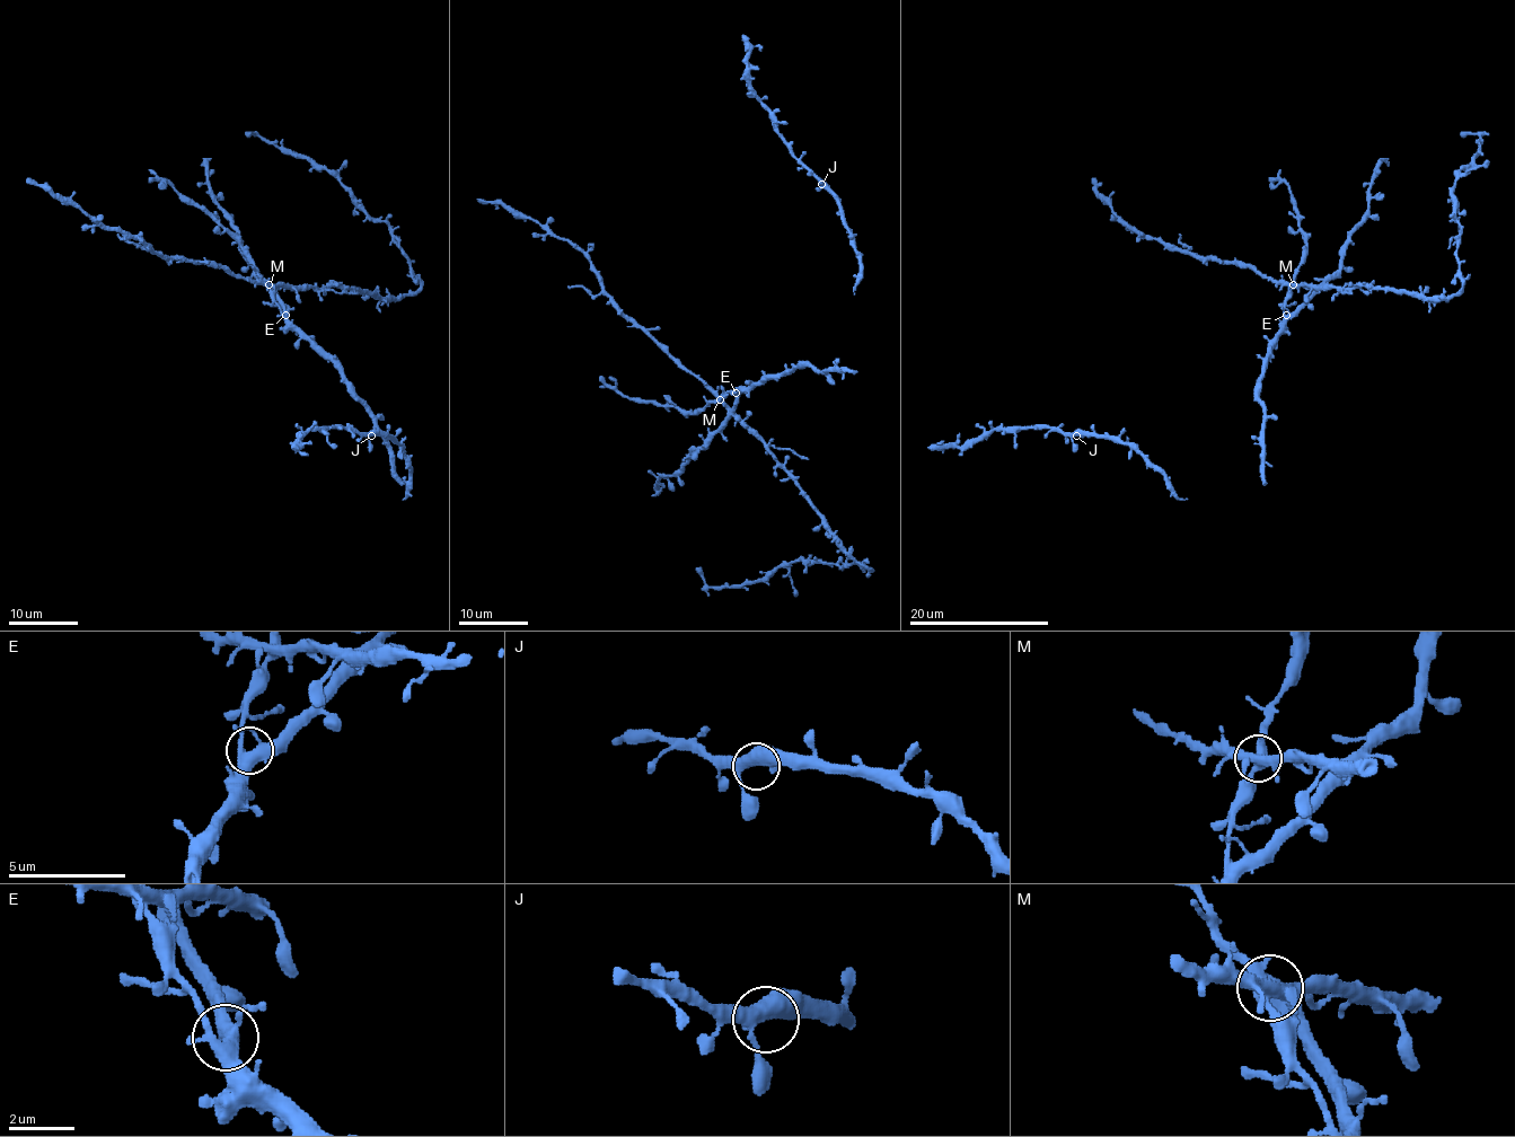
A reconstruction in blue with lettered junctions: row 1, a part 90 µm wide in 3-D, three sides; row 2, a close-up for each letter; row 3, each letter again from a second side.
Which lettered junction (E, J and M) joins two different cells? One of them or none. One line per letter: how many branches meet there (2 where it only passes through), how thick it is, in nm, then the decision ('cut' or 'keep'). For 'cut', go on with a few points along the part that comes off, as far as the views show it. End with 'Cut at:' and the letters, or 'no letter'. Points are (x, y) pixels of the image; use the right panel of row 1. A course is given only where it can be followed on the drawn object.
E: branches 5; calibre 420 nm; keep
J: branches 4; calibre 440 nm; keep
M: branches 5; calibre 420 nm; cut; course (1293, 285), (1349, 289), (1373, 285), (1452, 298), (1462, 287), (1453, 183), (1480, 148), (1480, 137), (1461, 132)
Cut at: M

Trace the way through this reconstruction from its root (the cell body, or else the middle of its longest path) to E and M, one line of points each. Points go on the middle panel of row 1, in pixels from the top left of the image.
E: (762, 377), (736, 393)
M: (762, 377), (747, 388), (728, 391), (720, 400)

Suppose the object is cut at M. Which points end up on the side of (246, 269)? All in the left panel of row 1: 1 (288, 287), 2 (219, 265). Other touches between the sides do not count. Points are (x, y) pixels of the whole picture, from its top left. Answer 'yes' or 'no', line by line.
1: no
2: no

